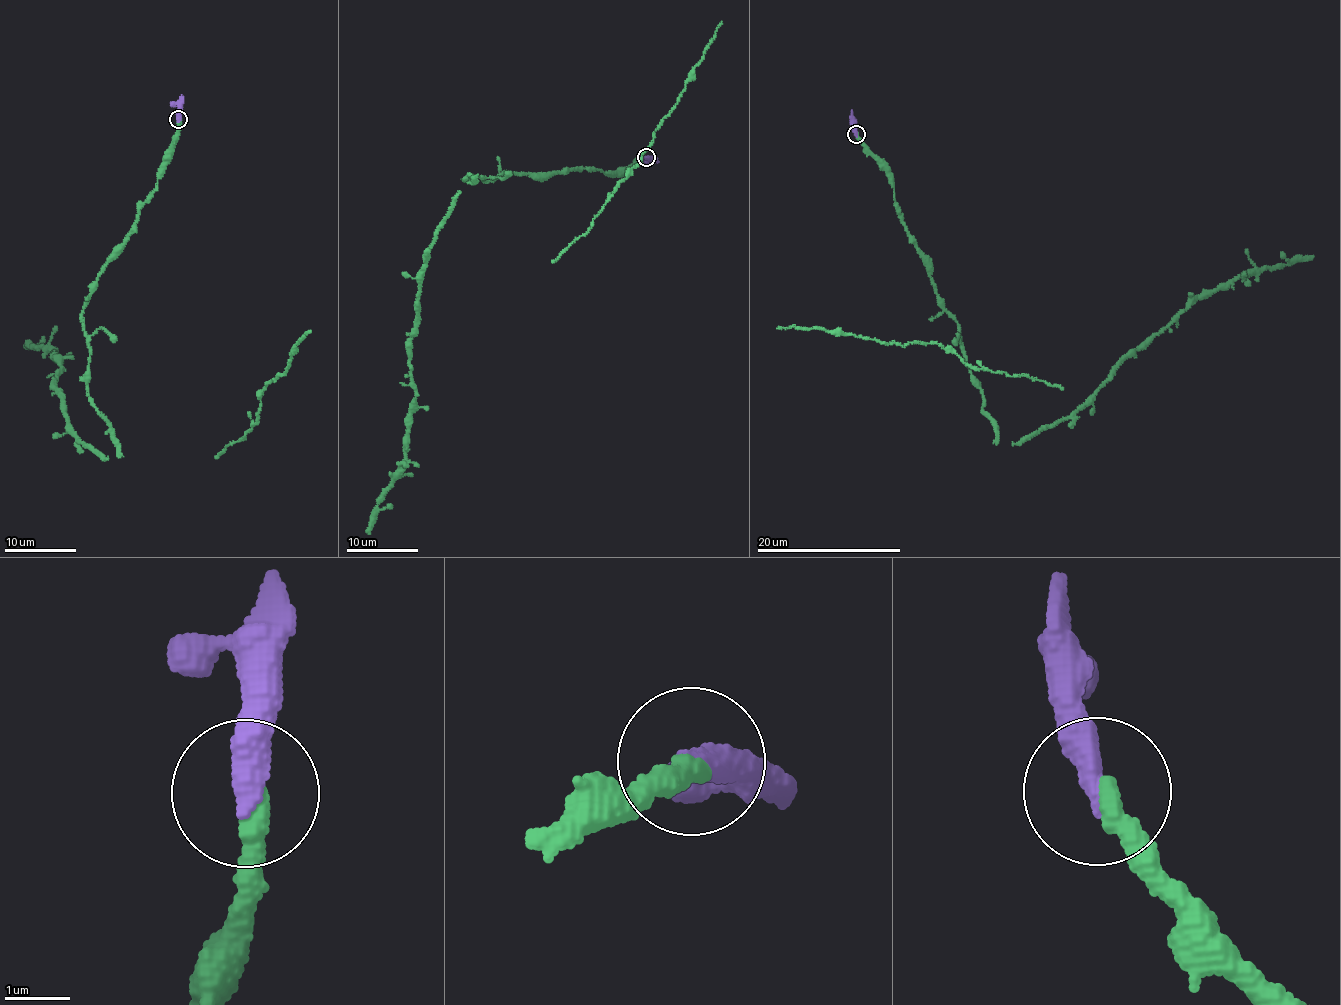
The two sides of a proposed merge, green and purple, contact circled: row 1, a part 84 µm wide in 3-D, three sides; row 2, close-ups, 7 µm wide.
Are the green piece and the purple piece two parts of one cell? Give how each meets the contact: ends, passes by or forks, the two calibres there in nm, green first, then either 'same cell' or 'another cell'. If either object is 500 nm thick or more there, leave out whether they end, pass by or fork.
green ends; purple ends; calibres 320 and 440 nm; same cell

